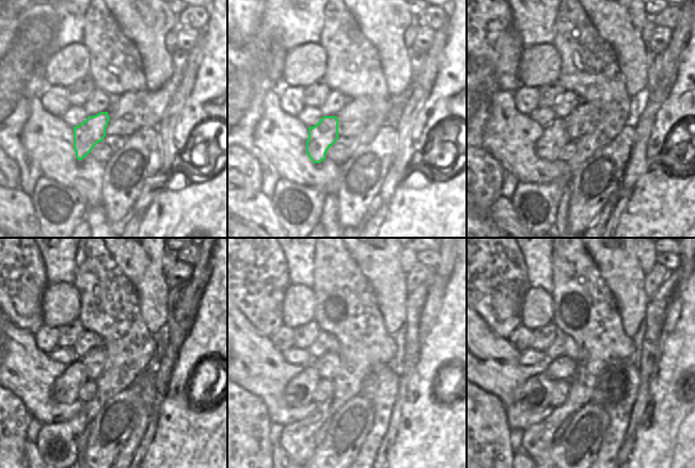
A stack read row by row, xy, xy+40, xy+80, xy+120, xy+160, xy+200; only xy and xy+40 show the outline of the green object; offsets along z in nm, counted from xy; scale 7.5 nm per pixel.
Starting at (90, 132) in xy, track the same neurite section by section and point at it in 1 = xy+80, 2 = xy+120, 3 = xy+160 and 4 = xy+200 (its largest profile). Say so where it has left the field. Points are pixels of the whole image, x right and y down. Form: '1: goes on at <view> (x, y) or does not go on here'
1: goes on at xy+80 (555, 136)
2: goes on at xy+120 (65, 389)
3: goes on at xy+160 (299, 391)
4: goes on at xy+200 (533, 397)

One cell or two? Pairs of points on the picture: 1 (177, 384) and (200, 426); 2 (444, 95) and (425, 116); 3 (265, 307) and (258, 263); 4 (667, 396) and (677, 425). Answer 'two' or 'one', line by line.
1: one
2: one
3: one
4: one

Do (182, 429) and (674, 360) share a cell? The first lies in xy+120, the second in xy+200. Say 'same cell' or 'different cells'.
same cell

